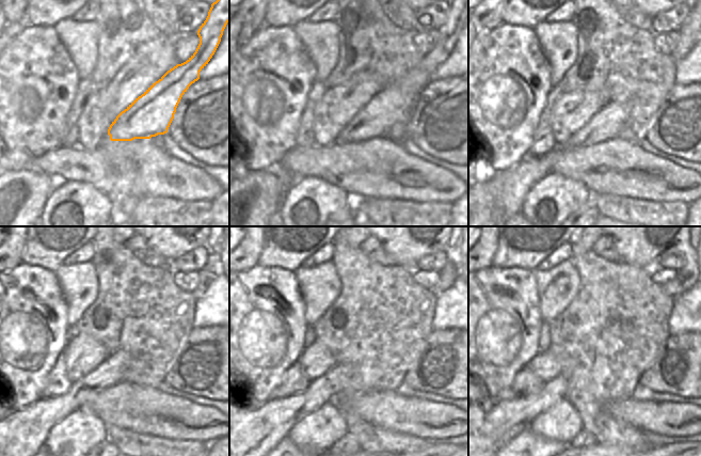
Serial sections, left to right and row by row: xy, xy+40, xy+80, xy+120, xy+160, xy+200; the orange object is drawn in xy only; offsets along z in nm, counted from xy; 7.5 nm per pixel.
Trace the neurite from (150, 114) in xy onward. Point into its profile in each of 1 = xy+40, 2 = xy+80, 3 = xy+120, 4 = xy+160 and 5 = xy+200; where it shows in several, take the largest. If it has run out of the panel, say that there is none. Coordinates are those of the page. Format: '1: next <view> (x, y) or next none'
1: next xy+40 (394, 105)
2: next xy+80 (508, 188)
3: next xy+120 (12, 441)
4: next xy+160 (252, 435)
5: next xy+200 (506, 420)

